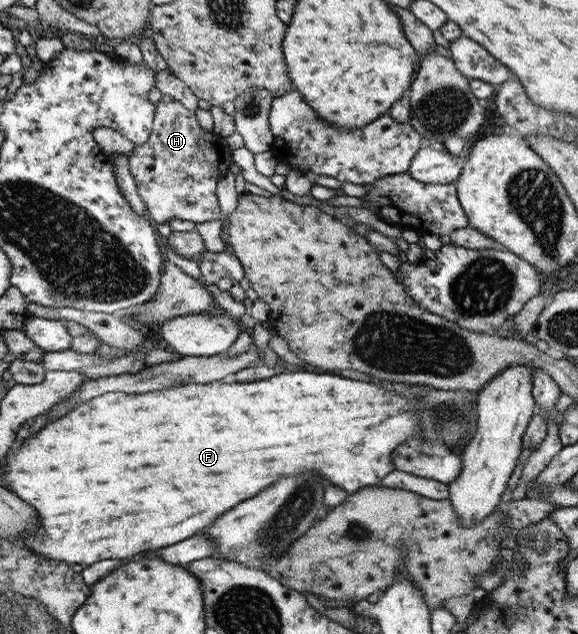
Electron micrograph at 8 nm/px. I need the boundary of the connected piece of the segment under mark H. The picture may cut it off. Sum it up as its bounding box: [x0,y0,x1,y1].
[129,95,232,223]

